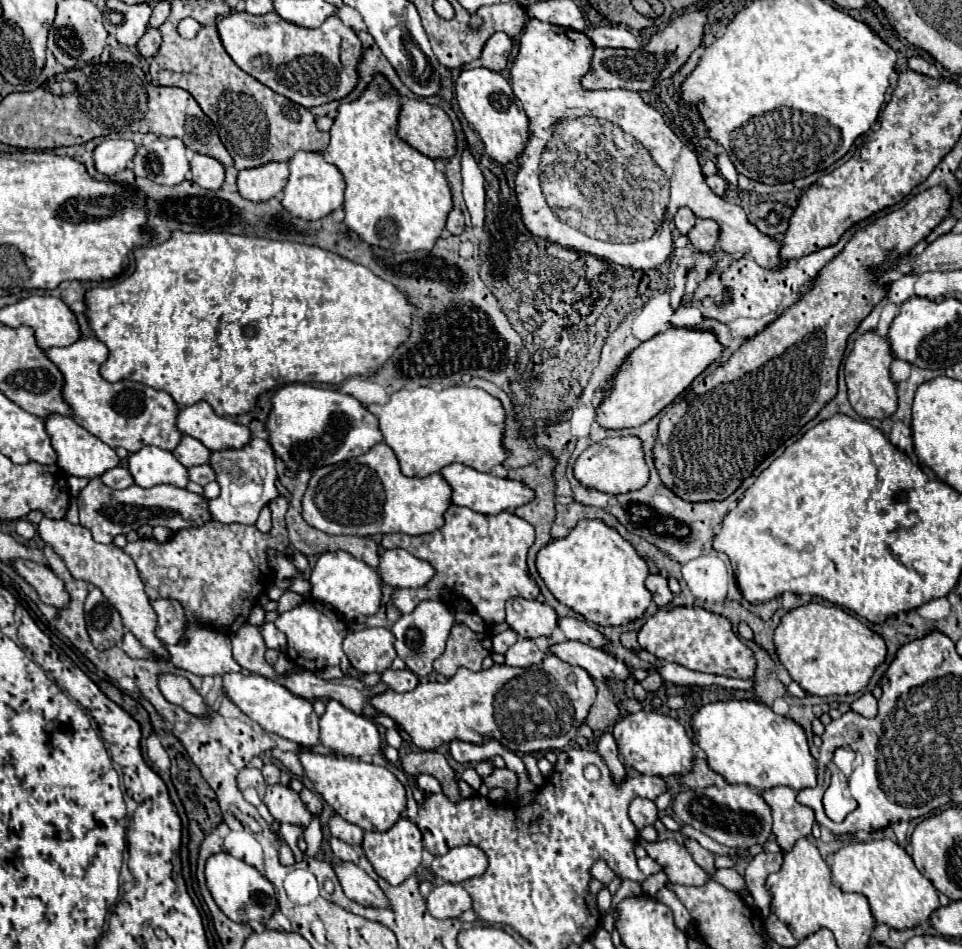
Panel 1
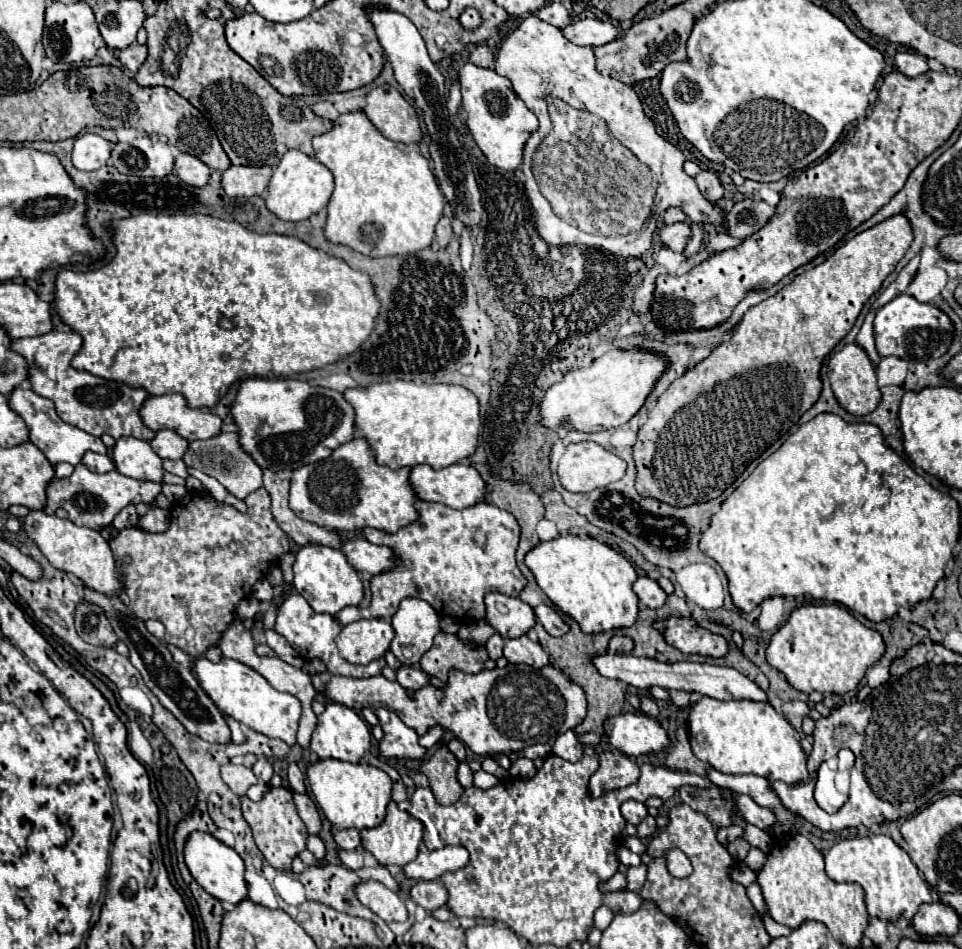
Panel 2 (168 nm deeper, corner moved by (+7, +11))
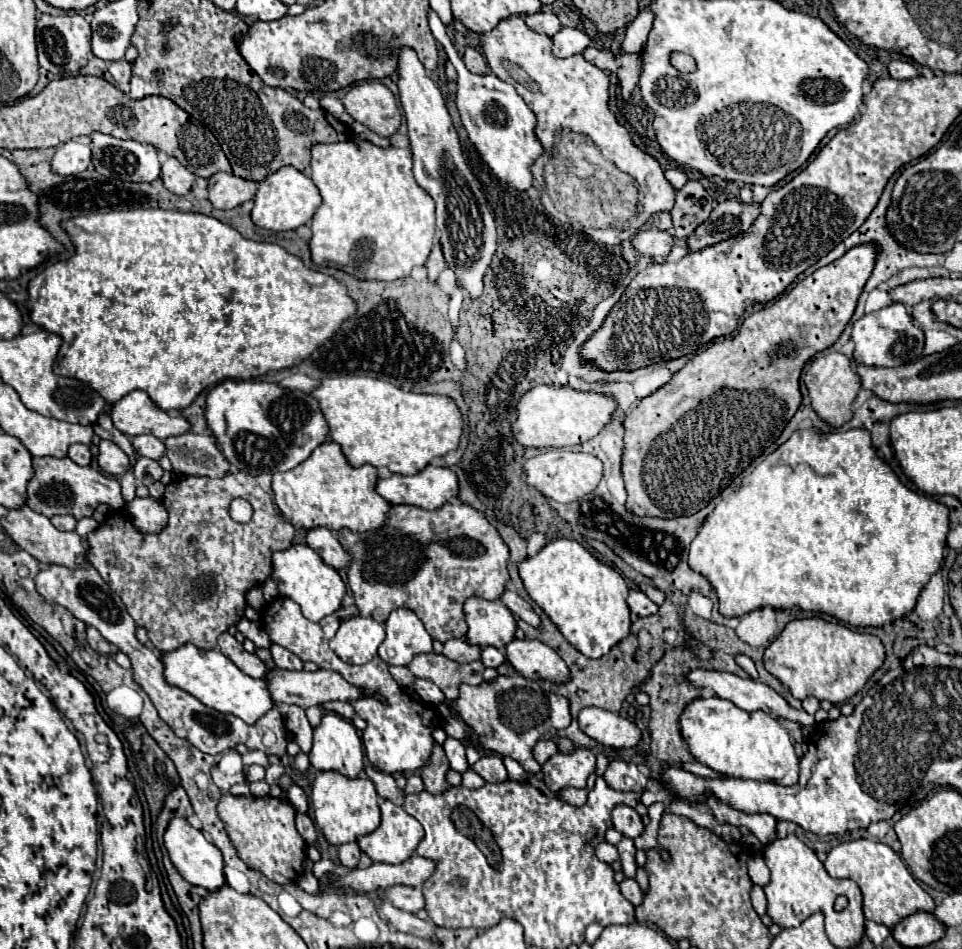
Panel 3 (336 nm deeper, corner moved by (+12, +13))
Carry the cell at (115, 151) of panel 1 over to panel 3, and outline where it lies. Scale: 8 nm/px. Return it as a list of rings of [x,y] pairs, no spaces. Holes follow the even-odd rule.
[[[70,140],[56,150],[56,154],[52,158],[52,168],[58,174],[72,176],[72,174],[84,172],[90,166],[90,160],[92,160],[90,146],[84,142],[78,142],[78,140]]]

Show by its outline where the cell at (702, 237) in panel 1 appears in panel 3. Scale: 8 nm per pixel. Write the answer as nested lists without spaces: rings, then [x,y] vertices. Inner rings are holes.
[[[650,228],[650,230],[642,230],[634,236],[632,240],[636,252],[650,256],[650,258],[668,258],[674,238],[670,236],[670,232],[658,230],[658,228]]]

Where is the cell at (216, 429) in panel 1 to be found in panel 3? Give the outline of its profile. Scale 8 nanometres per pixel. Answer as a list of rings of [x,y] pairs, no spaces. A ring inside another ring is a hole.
[[[134,390],[116,402],[110,418],[114,420],[114,426],[128,436],[150,432],[160,440],[166,440],[170,436],[182,436],[190,432],[190,422],[184,416],[158,408],[142,390]]]

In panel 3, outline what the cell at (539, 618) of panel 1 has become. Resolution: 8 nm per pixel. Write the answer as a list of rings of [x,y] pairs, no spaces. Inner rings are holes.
[[[468,598],[466,606],[466,622],[468,622],[468,642],[478,646],[496,646],[504,648],[510,640],[514,640],[516,618],[500,600],[484,600],[484,598]]]

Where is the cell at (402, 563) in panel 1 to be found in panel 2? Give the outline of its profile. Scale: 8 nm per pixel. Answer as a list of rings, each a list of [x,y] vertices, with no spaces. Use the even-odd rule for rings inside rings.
[[[363,538],[345,540],[339,550],[347,556],[347,560],[349,560],[349,564],[353,564],[353,568],[367,572],[371,576],[387,572],[397,562],[391,548],[375,546]]]

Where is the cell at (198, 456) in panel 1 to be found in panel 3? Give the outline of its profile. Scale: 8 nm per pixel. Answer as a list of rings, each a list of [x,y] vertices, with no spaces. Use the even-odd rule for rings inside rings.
[[[154,434],[134,436],[132,446],[134,446],[138,456],[148,456],[148,458],[154,458],[154,460],[160,460],[166,454],[166,444],[160,438],[156,438]]]

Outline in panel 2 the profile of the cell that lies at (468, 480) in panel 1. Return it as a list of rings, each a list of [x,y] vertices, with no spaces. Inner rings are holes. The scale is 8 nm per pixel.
[[[425,464],[415,466],[415,468],[411,468],[409,484],[419,500],[439,502],[439,504],[445,504],[455,510],[463,510],[467,506],[473,506],[487,496],[487,488],[485,488],[479,472],[471,466],[459,466],[459,464],[451,464],[441,470],[433,470],[431,466],[425,466]]]

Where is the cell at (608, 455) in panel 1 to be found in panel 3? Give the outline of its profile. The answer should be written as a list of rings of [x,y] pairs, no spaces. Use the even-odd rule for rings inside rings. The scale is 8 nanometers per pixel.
[[[548,450],[542,452],[530,460],[524,462],[524,470],[526,470],[526,482],[538,490],[540,494],[544,494],[550,500],[556,502],[574,502],[580,500],[582,496],[590,494],[604,472],[604,464],[592,456],[592,454],[584,454],[584,452],[566,452],[566,450]]]

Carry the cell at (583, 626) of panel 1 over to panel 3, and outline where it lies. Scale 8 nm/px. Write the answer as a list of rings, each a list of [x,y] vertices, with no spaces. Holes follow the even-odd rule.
[[[506,590],[504,594],[502,594],[502,598],[500,598],[510,610],[512,610],[512,614],[514,616],[518,616],[518,618],[522,618],[524,622],[528,622],[530,626],[534,626],[534,628],[540,628],[540,616],[534,612],[534,608],[532,608],[532,604],[530,602],[526,602],[524,598],[520,598],[514,590]]]

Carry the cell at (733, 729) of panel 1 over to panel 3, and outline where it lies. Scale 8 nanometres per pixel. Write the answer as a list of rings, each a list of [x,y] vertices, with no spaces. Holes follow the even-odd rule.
[[[716,696],[696,698],[684,708],[680,716],[680,732],[698,762],[728,778],[768,780],[782,786],[792,786],[798,782],[800,768],[790,734],[778,720],[762,710],[744,712],[730,700]]]

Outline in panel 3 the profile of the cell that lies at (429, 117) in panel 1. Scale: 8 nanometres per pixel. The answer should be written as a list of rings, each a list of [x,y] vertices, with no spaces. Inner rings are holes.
[[[360,82],[342,98],[348,114],[378,136],[390,138],[400,128],[400,110],[394,94],[380,82]]]

